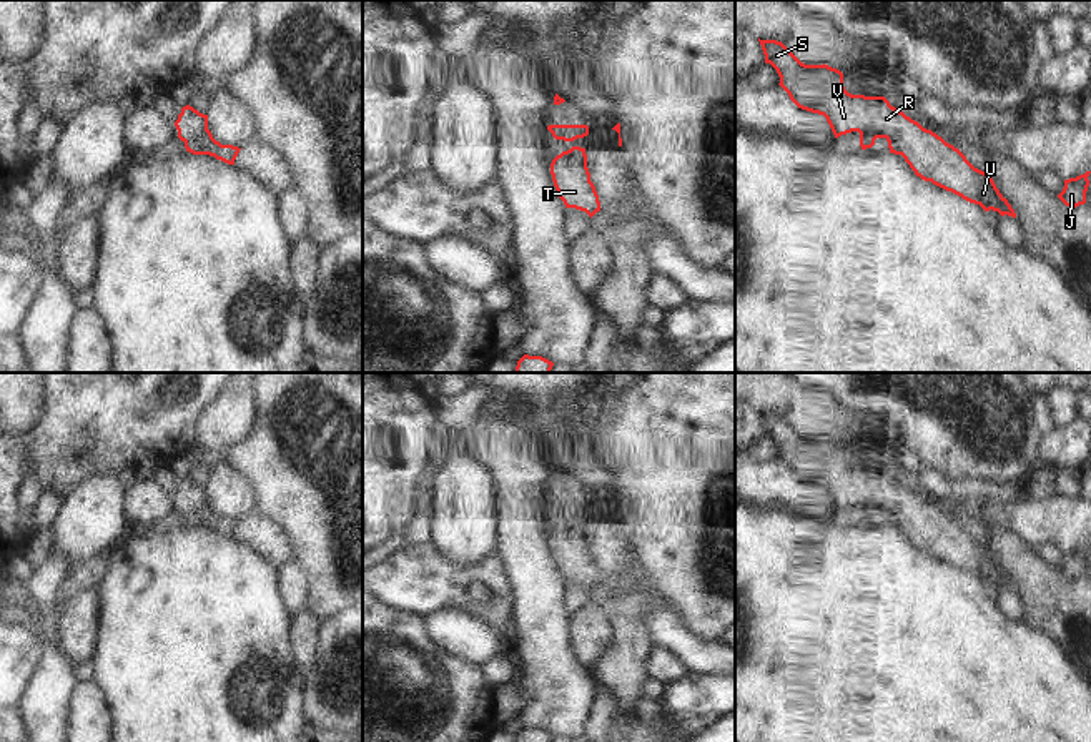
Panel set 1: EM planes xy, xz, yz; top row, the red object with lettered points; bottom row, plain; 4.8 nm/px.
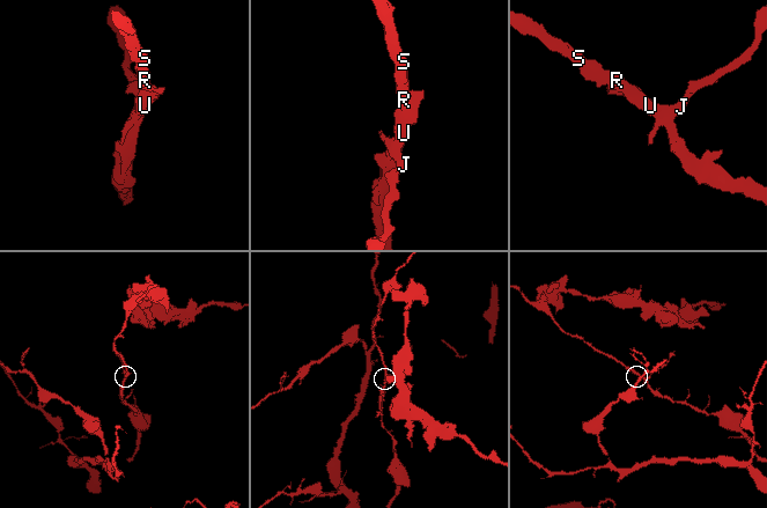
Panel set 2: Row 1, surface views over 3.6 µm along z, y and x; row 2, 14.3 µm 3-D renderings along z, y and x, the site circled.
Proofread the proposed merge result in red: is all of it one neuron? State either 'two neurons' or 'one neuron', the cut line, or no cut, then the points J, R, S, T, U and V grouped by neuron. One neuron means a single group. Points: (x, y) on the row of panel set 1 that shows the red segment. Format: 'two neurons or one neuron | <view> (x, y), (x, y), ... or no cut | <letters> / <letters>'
one neuron | no cut | J R S T U V

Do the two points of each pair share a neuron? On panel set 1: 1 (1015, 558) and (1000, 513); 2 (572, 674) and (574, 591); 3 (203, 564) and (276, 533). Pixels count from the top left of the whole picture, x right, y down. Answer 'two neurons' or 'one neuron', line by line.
1: two neurons
2: two neurons
3: two neurons

